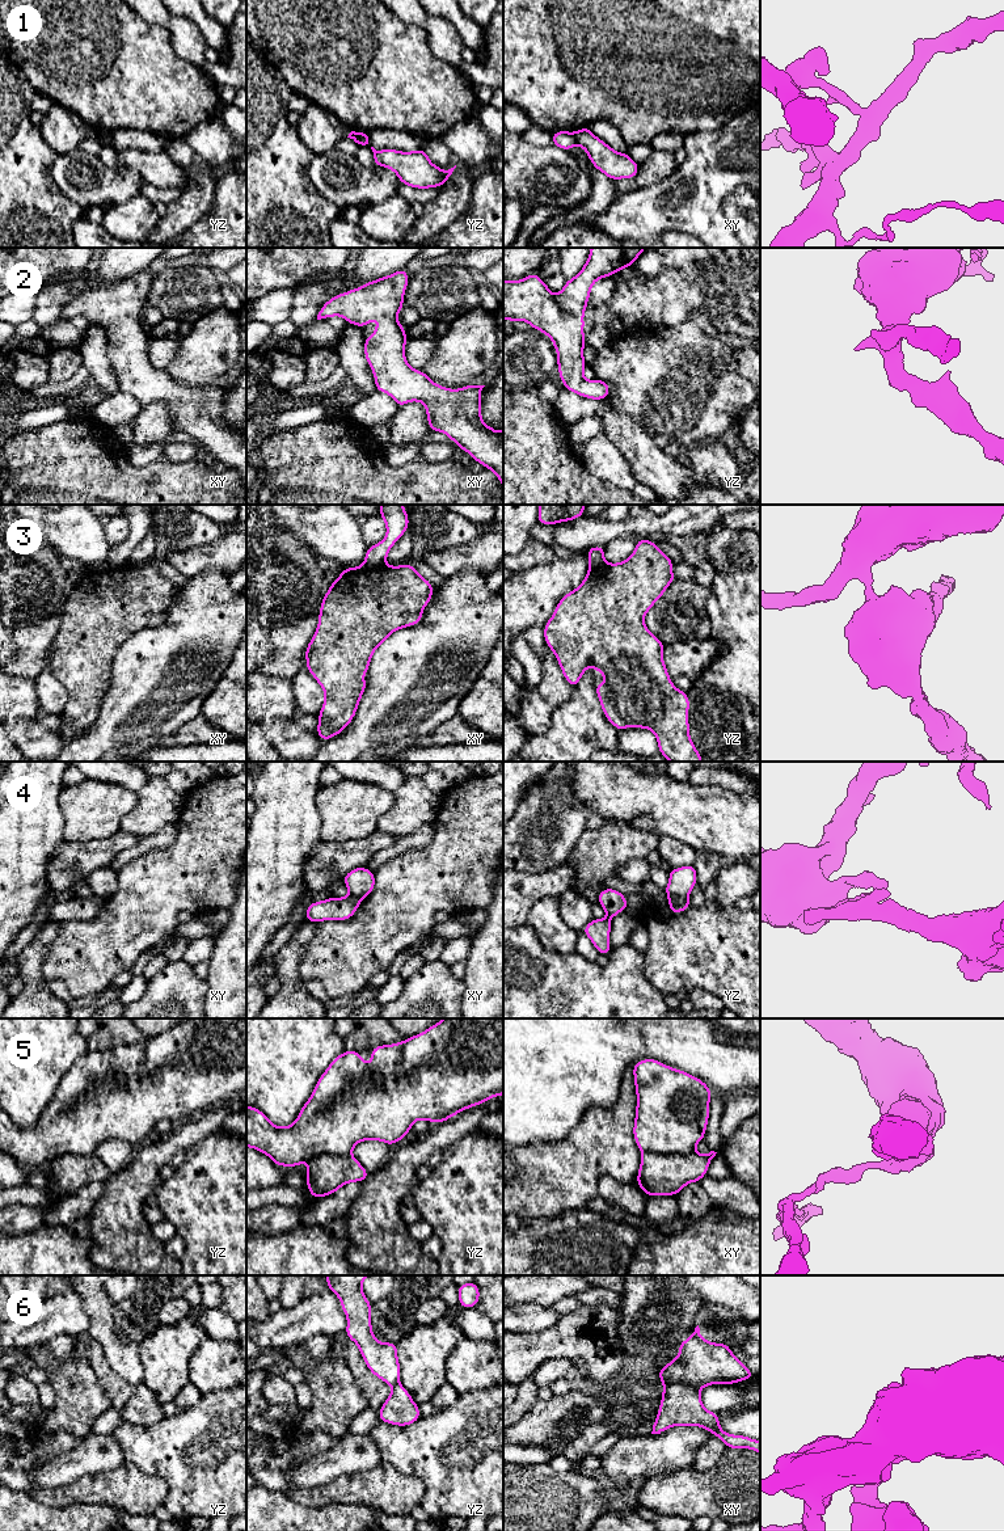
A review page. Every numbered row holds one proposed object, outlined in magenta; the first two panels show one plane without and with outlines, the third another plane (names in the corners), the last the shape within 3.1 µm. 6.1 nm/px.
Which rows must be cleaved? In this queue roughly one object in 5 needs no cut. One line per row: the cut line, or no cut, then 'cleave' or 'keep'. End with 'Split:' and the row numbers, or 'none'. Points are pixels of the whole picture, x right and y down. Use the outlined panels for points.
1: xy (573, 133), (576, 143) | cleave
2: no cut | keep
3: xy (384, 562), (370, 568), (362, 565) | cleave
4: yz (686, 897), (669, 898) | cleave
5: xy (694, 1150), (683, 1155), (642, 1154) | cleave
6: xy (665, 1384), (691, 1384), (697, 1390) | cleave
Split: 1, 3, 4, 5, 6

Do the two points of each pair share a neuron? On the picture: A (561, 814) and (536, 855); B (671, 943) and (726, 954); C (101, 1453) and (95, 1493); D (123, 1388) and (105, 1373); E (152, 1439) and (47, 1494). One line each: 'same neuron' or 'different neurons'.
A: same neuron
B: same neuron
C: different neurons
D: same neuron
E: different neurons

